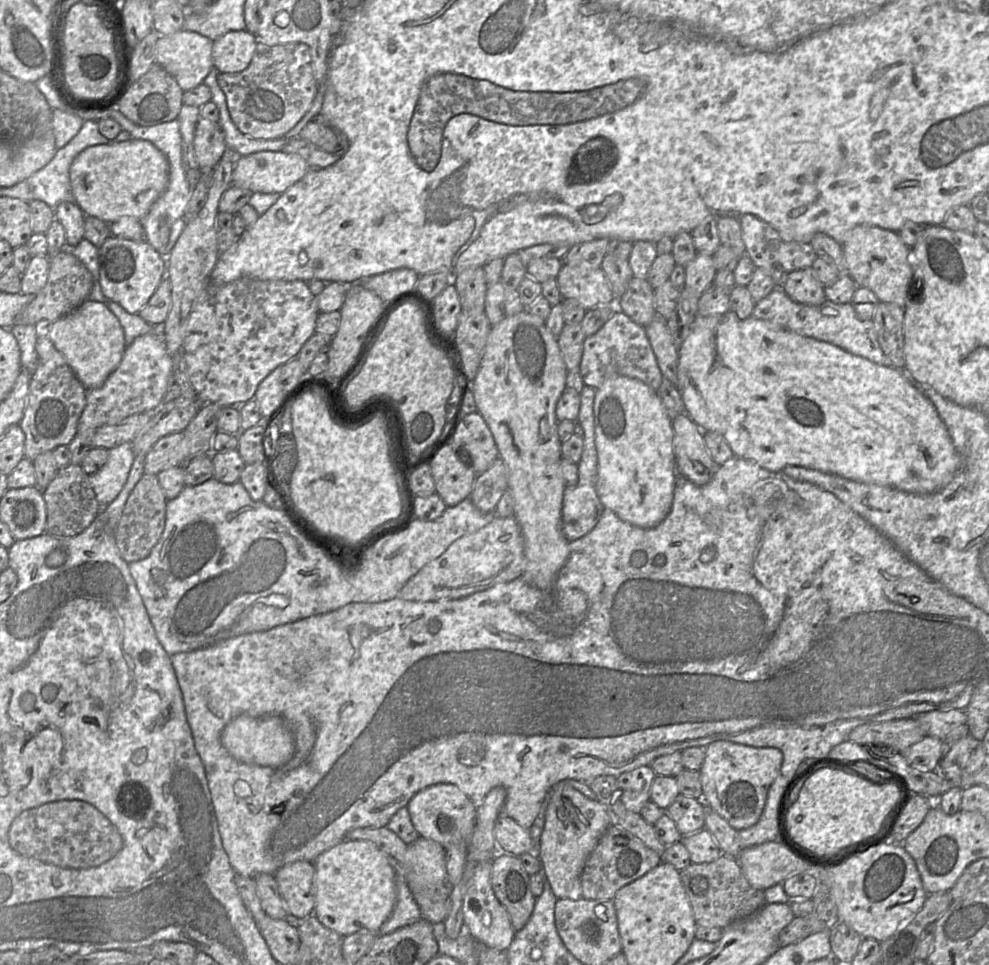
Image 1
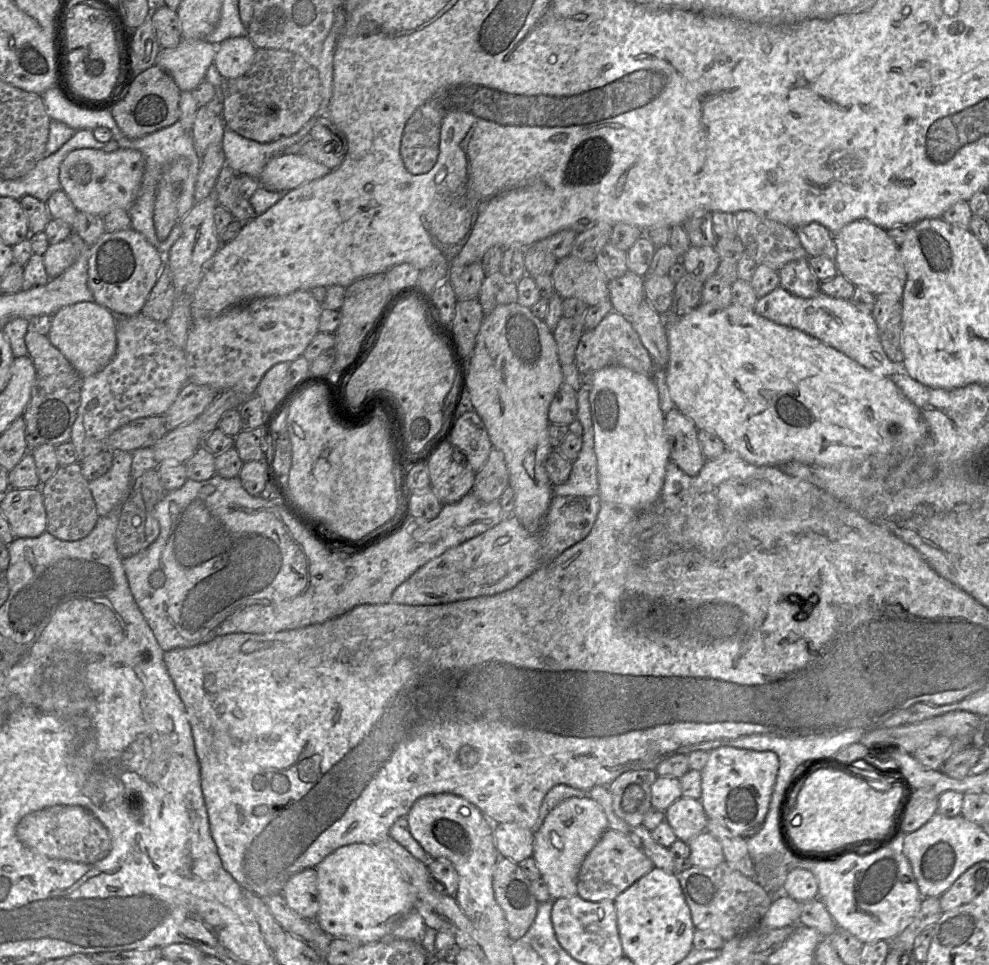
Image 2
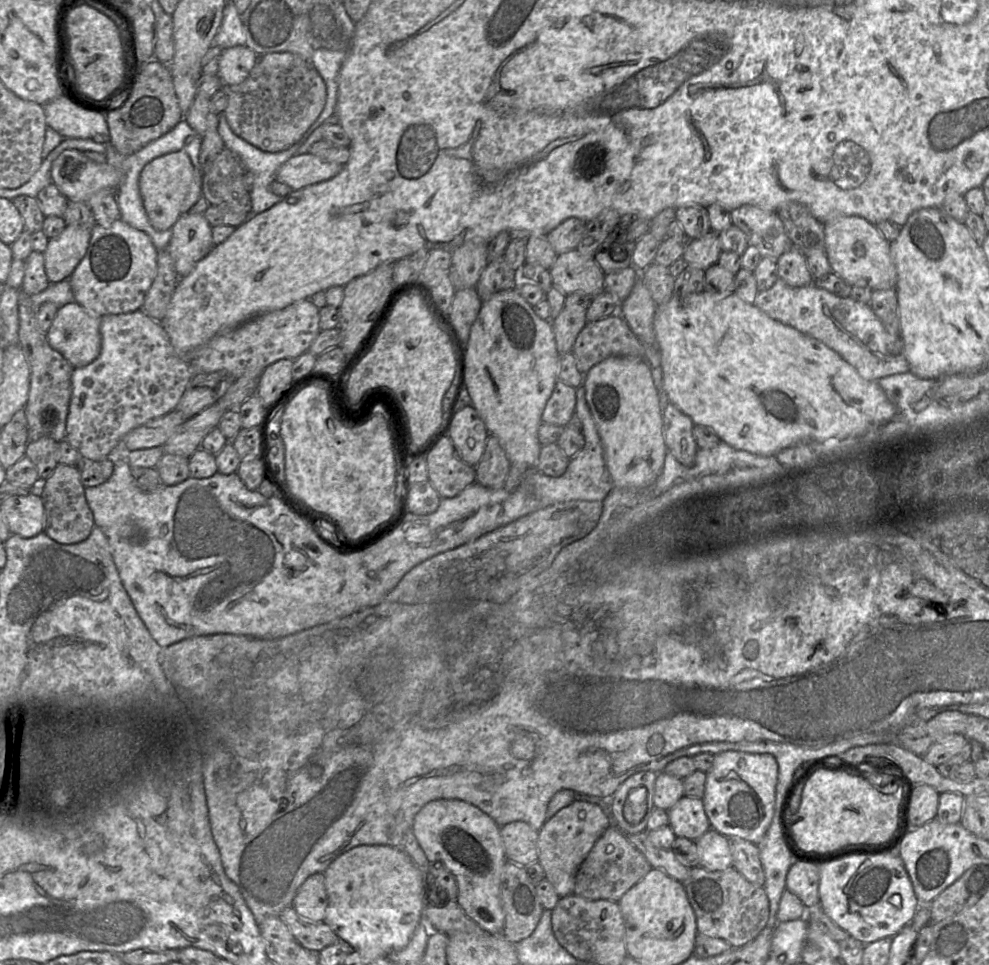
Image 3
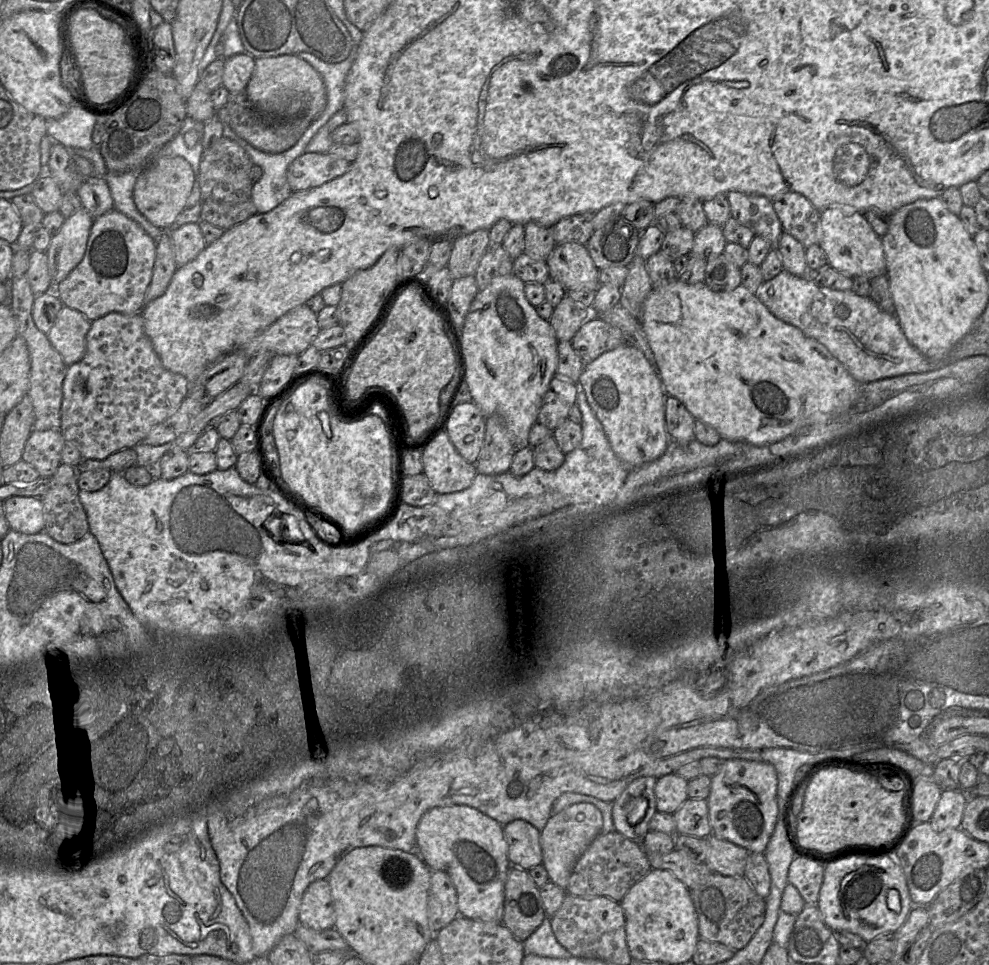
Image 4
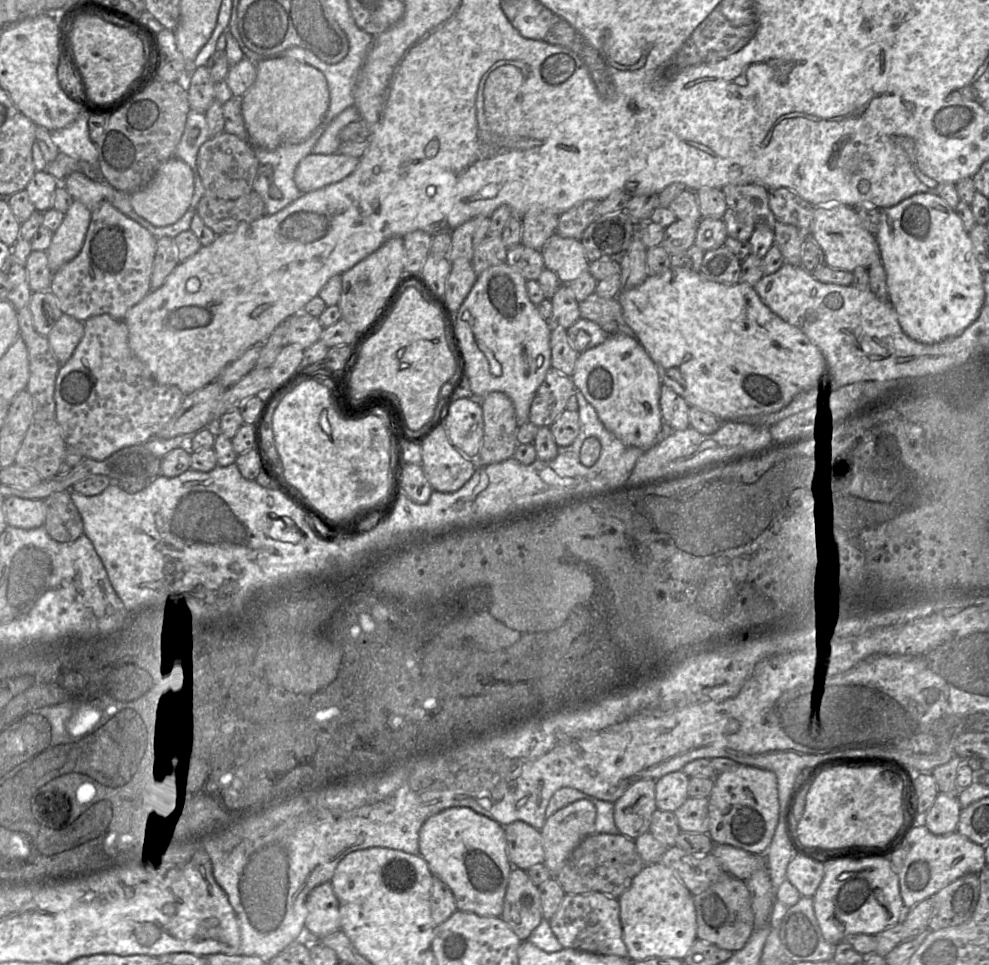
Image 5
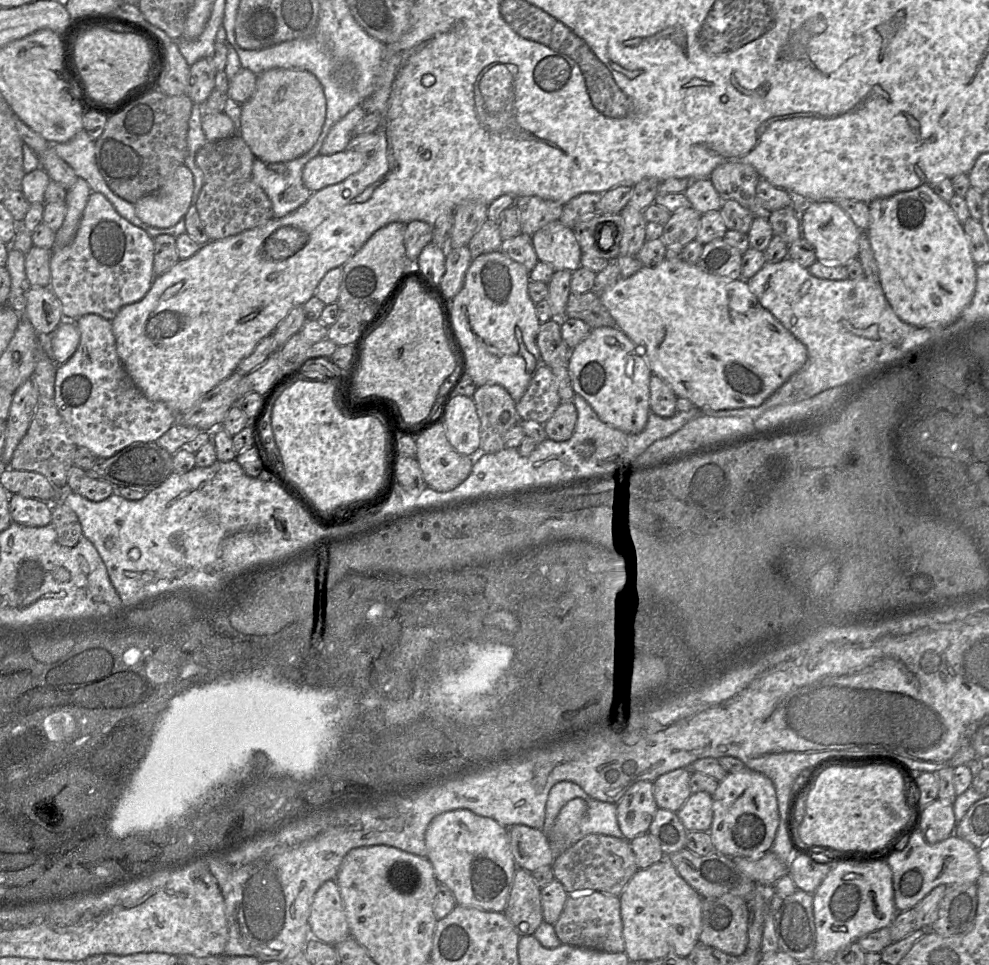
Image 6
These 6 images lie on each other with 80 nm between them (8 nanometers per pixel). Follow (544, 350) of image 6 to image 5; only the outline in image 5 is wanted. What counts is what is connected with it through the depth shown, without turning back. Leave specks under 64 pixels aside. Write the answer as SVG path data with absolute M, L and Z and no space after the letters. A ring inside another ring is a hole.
M551 325L551 367L571 377L579 353L572 347L566 330L561 326Z

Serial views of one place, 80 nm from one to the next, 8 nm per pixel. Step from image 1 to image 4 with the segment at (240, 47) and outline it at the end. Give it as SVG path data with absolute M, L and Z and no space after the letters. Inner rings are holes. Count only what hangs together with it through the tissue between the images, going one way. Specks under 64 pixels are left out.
M240 53L224 59L222 85L231 92L245 91L255 67L255 58Z

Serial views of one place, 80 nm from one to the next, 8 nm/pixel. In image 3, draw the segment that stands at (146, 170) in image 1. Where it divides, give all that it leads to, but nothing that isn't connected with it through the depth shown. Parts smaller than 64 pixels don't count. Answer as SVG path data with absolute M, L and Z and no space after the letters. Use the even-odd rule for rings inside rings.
M65 150L52 163L51 180L68 201L87 203L100 190L116 190L121 171L110 164L95 162L78 150Z

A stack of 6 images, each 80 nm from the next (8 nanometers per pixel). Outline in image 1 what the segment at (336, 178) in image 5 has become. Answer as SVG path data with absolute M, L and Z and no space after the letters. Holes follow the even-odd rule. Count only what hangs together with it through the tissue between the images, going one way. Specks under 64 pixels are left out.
M259 151L240 156L232 171L232 185L261 193L283 193L309 171L308 163L296 153Z

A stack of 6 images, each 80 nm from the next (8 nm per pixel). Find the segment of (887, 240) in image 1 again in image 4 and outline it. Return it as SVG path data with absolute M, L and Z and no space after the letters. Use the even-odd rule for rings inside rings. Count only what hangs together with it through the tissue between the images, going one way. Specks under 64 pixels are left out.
M832 206L820 212L821 241L828 265L851 278L864 276L870 280L887 272L881 238L874 232L862 212Z

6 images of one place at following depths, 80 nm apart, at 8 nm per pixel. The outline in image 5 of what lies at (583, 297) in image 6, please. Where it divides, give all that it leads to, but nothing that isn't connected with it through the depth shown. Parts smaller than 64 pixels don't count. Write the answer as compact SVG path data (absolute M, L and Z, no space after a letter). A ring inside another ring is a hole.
M595 292L579 303L579 310L581 318L595 322L609 335L635 337L624 318L618 299L606 299Z

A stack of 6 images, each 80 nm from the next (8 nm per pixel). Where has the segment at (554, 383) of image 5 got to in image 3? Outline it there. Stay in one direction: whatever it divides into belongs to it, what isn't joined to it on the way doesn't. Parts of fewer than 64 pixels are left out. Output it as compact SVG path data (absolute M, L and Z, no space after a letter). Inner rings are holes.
M558 380L543 411L543 423L565 427L575 413L576 403L577 388Z

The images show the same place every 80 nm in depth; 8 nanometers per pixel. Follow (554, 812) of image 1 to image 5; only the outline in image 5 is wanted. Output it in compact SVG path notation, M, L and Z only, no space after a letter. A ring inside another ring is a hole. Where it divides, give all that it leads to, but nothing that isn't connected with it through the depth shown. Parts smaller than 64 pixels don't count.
M577 800L547 818L540 830L544 847L544 865L557 875L574 849L592 835L596 819L595 806Z

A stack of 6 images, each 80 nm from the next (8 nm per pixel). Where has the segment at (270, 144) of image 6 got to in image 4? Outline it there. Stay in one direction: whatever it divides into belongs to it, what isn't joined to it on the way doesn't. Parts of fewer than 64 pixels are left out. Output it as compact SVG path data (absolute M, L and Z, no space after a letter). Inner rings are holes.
M296 54L255 58L255 67L245 91L249 101L256 108L277 117L305 117L314 121L327 104L327 91L321 75Z

